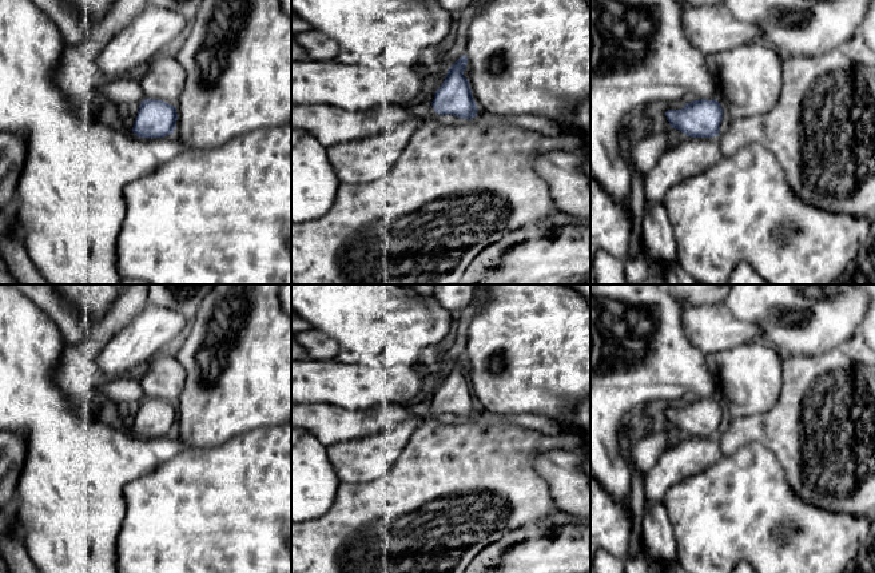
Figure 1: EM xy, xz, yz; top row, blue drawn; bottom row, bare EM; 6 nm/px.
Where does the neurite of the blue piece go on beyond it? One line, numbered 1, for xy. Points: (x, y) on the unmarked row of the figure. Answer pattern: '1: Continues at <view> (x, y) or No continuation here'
1: No continuation here

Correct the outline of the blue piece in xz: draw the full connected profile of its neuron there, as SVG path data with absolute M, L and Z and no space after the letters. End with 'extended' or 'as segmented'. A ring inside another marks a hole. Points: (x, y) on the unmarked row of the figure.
M464 354L448 367L444 382L434 393L430 411L422 417L422 422L410 435L399 458L383 478L363 484L341 482L331 508L323 516L303 522L291 521L291 573L464 573L472 560L488 545L497 542L501 537L521 526L534 525L554 517L558 509L554 505L550 488L534 469L533 461L537 455L548 451L568 451L572 454L585 454L585 451L576 445L577 438L574 434L546 435L537 430L510 423L500 426L490 421L480 419L477 417L478 407L472 395L469 379L464 375L466 363L468 357ZM437 413L454 414L461 418L468 418L469 421L466 423L446 425L437 418Z; extended

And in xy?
M163 399L140 401L132 431L139 437L164 437L174 433L178 419L176 406Z; as segmented

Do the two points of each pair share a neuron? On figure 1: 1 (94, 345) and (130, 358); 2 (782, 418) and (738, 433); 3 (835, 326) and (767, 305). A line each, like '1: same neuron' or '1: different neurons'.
1: different neurons
2: same neuron
3: same neuron

